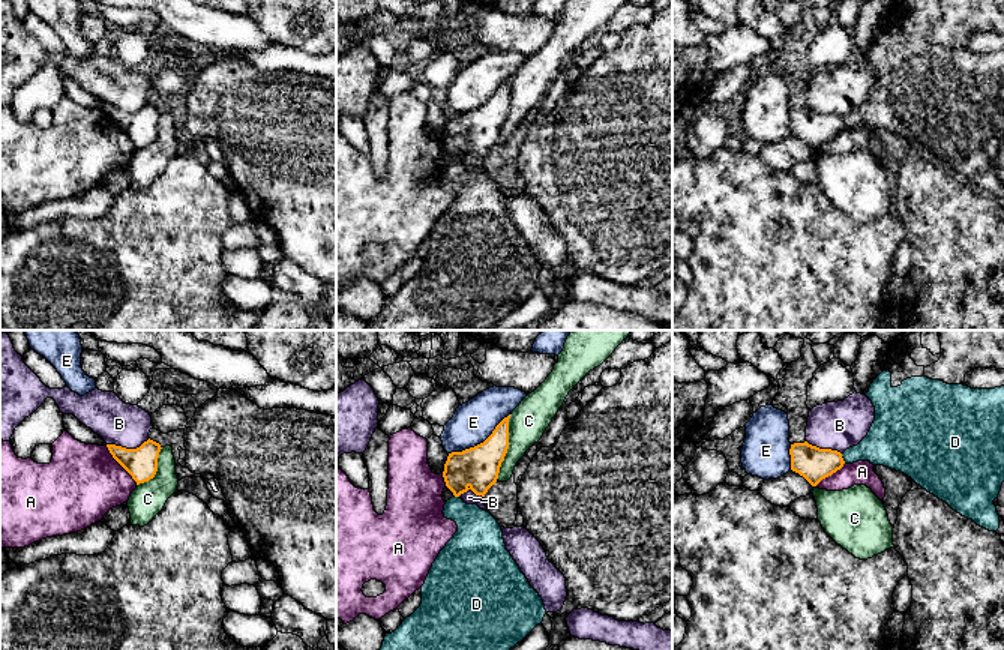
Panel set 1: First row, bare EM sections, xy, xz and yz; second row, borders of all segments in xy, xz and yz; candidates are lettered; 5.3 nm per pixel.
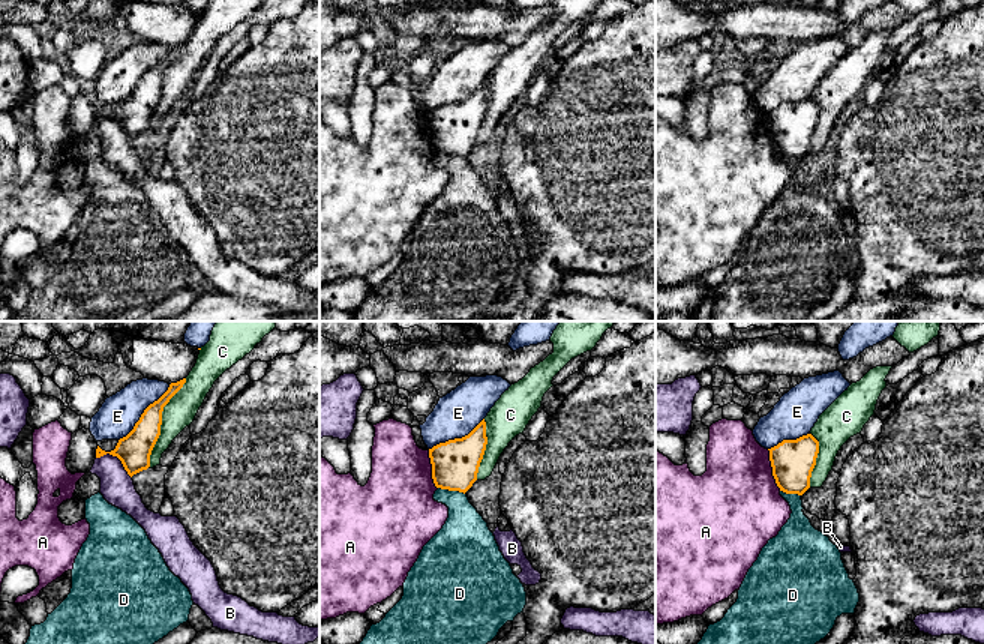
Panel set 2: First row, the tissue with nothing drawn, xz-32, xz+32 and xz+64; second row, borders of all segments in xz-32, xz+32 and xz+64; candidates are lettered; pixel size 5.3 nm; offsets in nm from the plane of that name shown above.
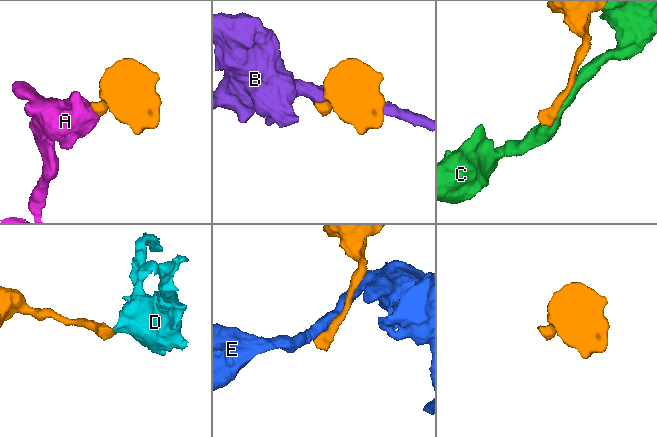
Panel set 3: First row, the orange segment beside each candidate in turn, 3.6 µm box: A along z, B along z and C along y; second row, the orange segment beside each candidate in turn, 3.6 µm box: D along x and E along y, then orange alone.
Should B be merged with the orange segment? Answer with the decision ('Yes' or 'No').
No

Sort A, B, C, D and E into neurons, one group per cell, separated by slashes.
A / B / C / D / E

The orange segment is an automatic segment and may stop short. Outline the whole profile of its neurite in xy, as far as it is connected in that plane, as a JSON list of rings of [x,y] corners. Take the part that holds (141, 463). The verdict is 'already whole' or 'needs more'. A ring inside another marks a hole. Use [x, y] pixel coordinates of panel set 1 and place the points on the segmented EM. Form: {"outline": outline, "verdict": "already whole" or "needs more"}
{"outline": [[[147,440],[137,449],[107,444],[113,458],[132,476],[137,485],[149,482],[158,471],[161,444]]], "verdict": "already whole"}

